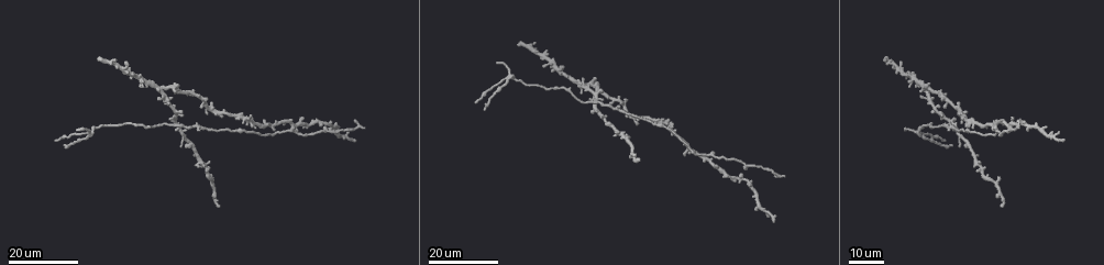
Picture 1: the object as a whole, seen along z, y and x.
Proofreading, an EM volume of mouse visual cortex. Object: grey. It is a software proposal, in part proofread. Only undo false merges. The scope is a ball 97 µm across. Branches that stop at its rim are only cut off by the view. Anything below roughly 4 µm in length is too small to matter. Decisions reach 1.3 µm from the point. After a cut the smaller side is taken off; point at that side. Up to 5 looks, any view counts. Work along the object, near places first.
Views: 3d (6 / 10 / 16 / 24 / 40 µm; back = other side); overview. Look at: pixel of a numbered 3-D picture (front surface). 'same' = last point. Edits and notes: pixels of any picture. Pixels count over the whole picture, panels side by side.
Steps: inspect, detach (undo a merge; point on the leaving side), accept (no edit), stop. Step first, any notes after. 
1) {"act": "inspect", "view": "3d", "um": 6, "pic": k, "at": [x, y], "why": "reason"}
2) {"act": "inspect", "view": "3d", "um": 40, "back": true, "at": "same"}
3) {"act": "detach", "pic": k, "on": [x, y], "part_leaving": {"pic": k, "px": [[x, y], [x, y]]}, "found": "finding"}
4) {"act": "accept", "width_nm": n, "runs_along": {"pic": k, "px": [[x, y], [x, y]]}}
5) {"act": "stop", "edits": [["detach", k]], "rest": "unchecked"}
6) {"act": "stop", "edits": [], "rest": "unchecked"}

{"act": "inspect", "view": "3d", "um": 24, "pic": 1, "at": [927, 97], "why": "thin arm on a thick one"}

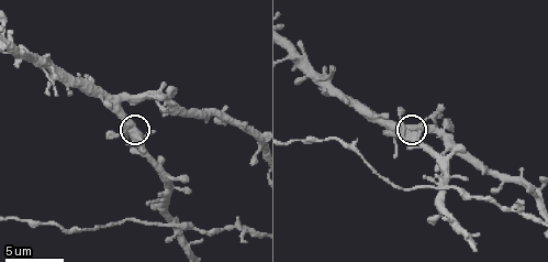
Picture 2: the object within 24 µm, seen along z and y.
{"act": "inspect", "view": "3d", "um": 6, "pic": 2, "at": [126, 135]}

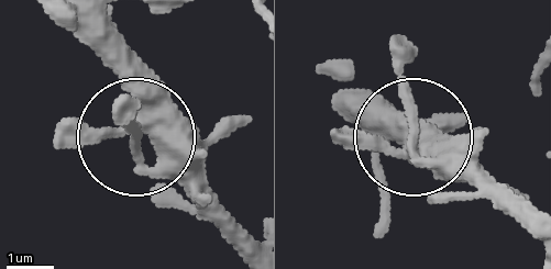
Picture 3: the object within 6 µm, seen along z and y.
{"act": "inspect", "view": "3d", "um": 6, "back": true, "pic": 3, "at": [137, 133]}

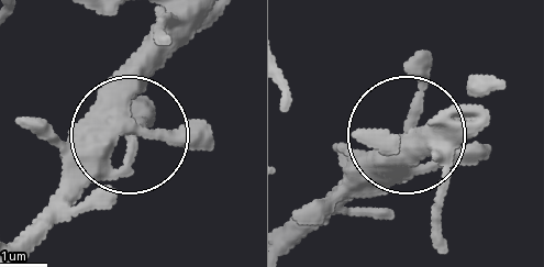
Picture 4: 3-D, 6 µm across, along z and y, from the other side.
{"act": "accept", "arms": 4, "found": "all the same cell"}

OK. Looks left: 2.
{"act": "inspect", "view": "3d", "um": 16, "pic": 1, "at": [673, 132], "why": "three-way junction"}

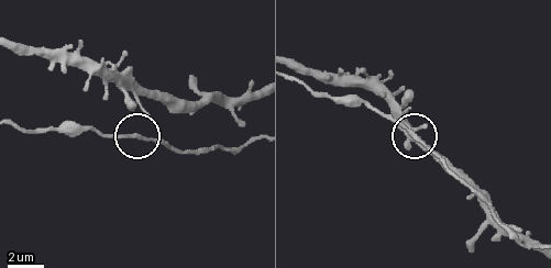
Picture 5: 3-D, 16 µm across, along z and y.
{"act": "inspect", "view": "3d", "um": 10, "pic": 5, "at": [415, 136], "why": "zoom in"}

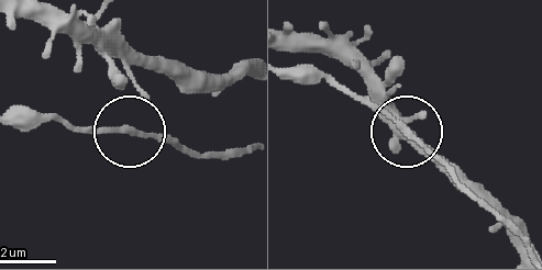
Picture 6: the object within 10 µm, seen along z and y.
{"act": "accept", "width_nm": 170, "runs_along": {"pic": 6, "px": [[62, 12], [123, 63], [137, 90], [135, 131], [179, 145]]}, "found": "continuous, no second cell"}

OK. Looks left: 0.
{"act": "stop", "edits": [], "rest": "unchecked"}

